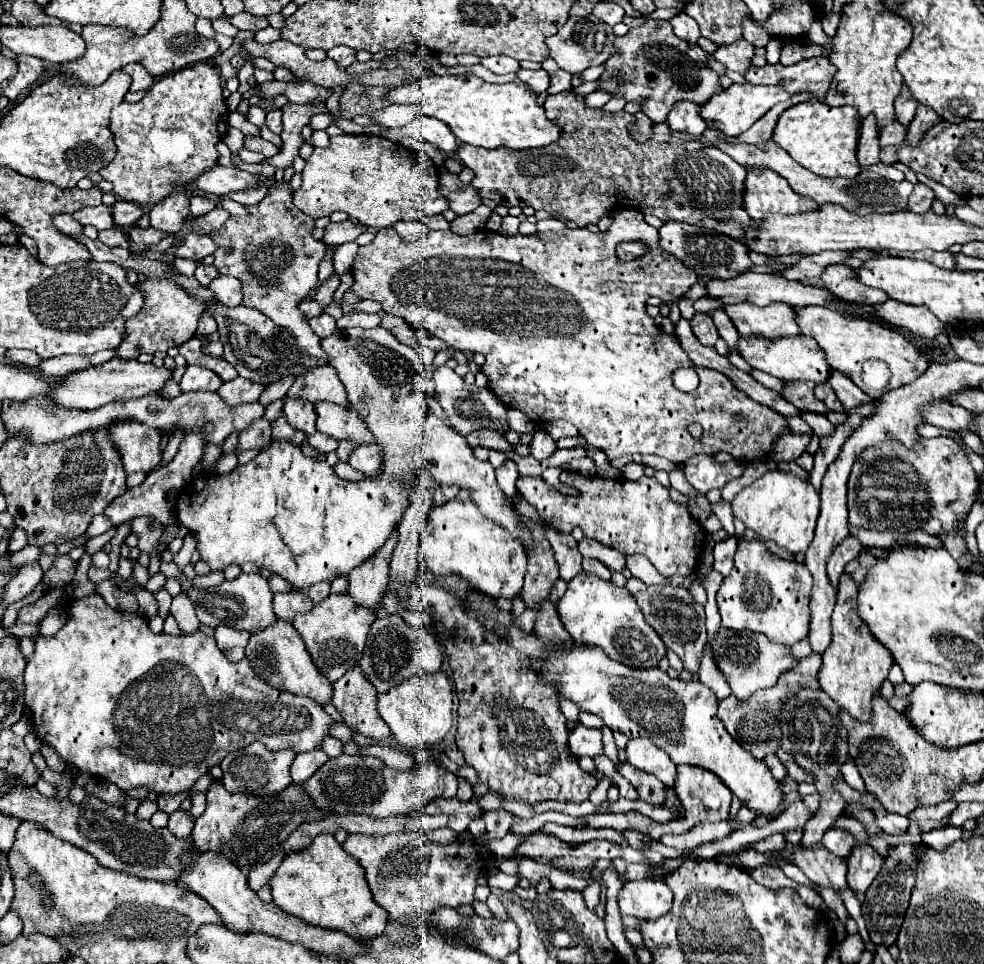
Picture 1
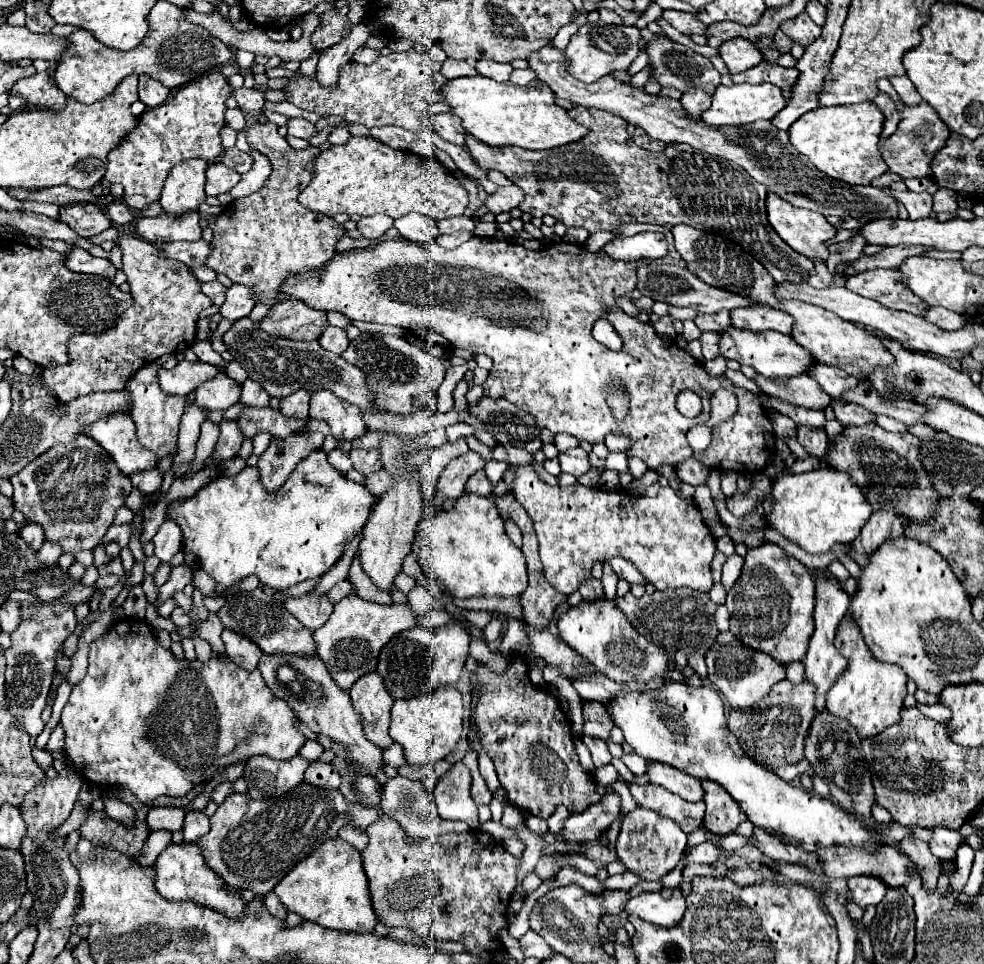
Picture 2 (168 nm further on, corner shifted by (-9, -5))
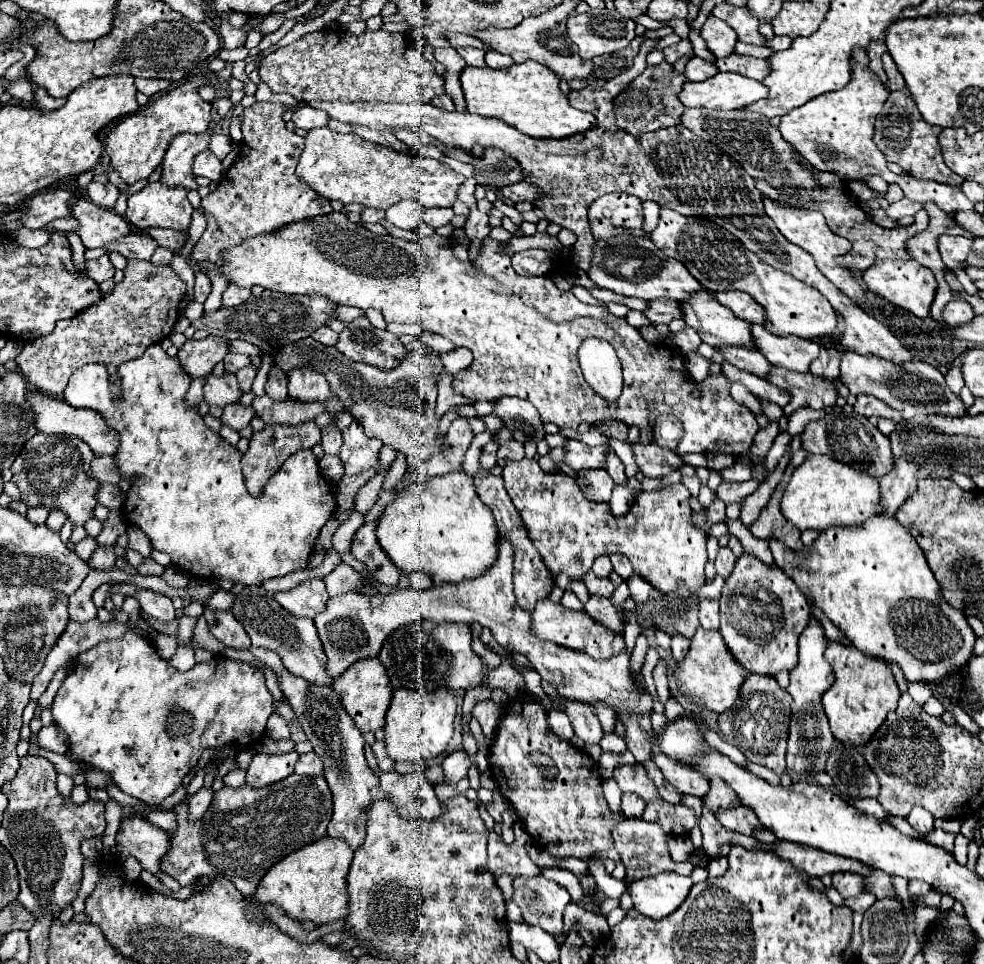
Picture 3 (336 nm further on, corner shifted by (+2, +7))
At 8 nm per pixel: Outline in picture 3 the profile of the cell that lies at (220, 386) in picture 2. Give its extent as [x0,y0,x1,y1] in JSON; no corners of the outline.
[204,374,242,406]

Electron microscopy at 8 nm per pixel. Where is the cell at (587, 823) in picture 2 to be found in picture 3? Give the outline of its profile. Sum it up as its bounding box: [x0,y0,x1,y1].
[614,764,660,802]

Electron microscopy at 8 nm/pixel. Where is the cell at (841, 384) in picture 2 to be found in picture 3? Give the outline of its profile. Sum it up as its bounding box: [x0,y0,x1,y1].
[750,324,818,372]

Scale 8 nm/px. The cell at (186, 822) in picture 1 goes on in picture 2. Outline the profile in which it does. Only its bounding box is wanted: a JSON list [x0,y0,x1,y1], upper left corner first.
[183,810,209,842]

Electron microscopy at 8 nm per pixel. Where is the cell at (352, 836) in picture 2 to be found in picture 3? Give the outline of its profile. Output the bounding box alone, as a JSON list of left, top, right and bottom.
[250,646,388,850]

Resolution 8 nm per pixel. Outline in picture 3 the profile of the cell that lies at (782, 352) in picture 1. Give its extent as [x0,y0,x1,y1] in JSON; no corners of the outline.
[680,290,754,348]

